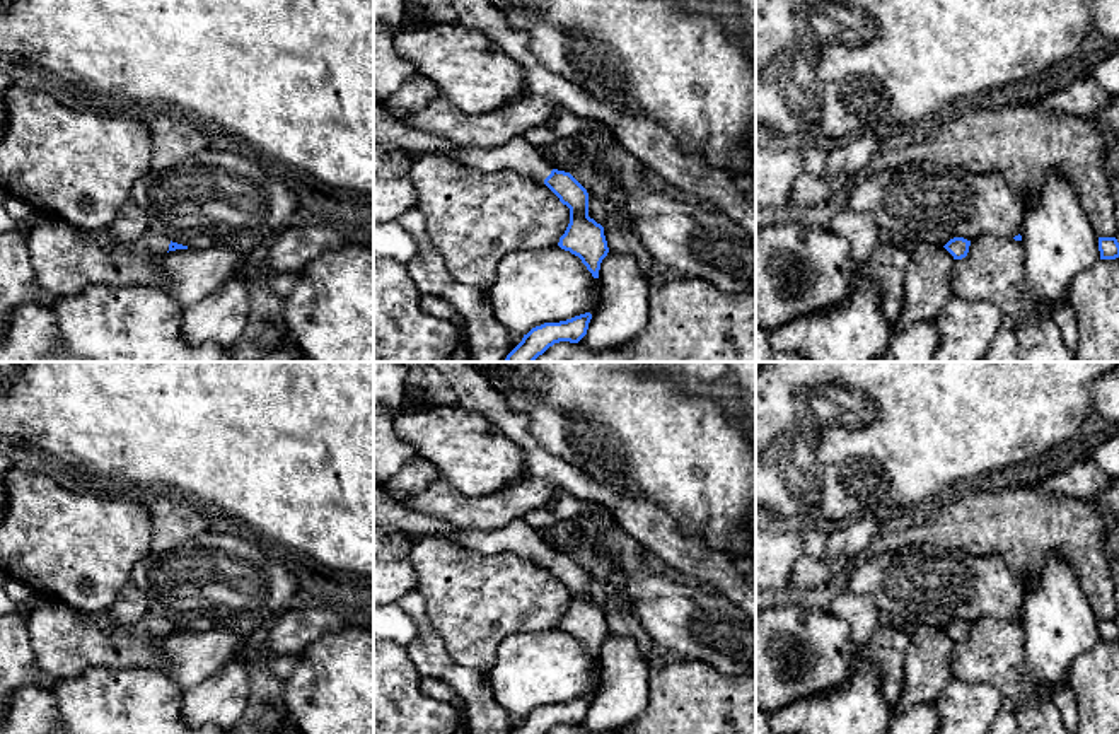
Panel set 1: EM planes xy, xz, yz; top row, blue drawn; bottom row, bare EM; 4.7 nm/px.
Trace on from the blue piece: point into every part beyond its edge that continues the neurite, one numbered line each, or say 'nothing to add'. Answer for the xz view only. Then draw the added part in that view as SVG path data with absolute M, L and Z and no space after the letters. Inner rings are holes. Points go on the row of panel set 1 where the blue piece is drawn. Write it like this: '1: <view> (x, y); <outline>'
1: xz (519, 156); M524 137L493 149L457 145L454 150L435 154L479 172L512 169L542 183L553 171L553 166L544 159L539 149L529 143Z

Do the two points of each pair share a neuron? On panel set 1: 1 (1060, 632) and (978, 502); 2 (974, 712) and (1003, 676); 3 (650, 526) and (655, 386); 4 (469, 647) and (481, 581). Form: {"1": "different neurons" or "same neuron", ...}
{"1": "different neurons", "2": "different neurons", "3": "different neurons", "4": "same neuron"}

